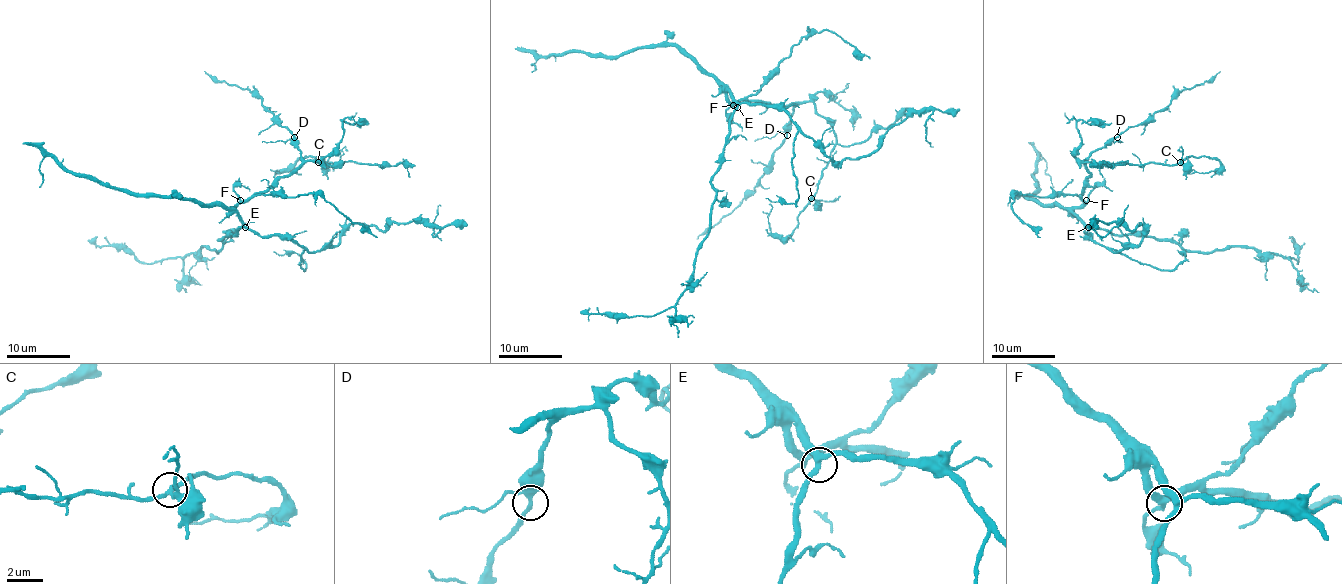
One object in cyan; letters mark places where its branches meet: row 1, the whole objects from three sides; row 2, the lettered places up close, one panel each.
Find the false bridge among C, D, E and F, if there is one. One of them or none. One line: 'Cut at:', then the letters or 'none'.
Cut at: none

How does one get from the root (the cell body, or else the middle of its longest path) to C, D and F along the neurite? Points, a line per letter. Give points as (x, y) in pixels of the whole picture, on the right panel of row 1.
C: (1078, 218), (1072, 211), (1083, 203), (1082, 191), (1090, 176), (1083, 160), (1099, 165), (1180, 162)
D: (1078, 218), (1072, 211), (1083, 203), (1082, 191), (1090, 176), (1086, 159), (1117, 137)
F: (1078, 218), (1072, 211), (1086, 200)

